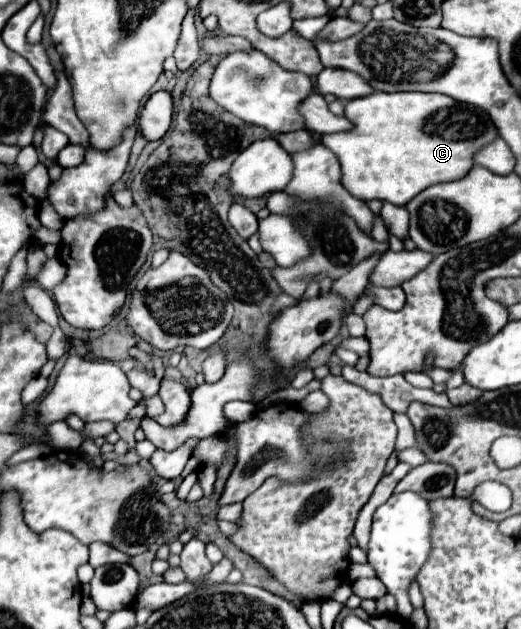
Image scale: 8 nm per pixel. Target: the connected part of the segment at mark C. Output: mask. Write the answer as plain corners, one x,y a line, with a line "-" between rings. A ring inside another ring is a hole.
374,91
370,96
346,102
344,114
356,128
322,138
322,144
328,146
342,164
342,184
360,200
386,200
396,206
408,204
432,184
464,178
474,166
474,154
498,138
496,126
482,108
438,93

